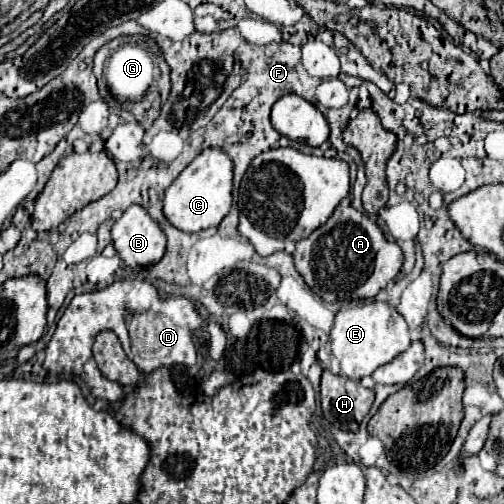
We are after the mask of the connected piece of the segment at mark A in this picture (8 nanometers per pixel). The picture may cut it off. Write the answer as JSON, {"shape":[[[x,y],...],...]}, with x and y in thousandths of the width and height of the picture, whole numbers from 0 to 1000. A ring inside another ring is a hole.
{"shape":[[[677,405],[645,448],[633,448],[617,468],[589,480],[581,512],[605,563],[645,599],[732,595],[792,544],[800,524],[796,492],[772,480],[724,421]]]}

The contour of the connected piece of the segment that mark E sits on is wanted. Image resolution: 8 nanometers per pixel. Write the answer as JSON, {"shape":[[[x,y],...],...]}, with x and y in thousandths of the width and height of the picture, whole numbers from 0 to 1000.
{"shape":[[[744,595],[681,607],[665,627],[665,643],[653,667],[657,667],[661,706],[677,722],[677,742],[696,754],[716,754],[724,746],[736,746],[740,734],[748,734],[760,722],[772,722],[815,683],[812,651],[800,627],[768,599],[744,599]]]}

